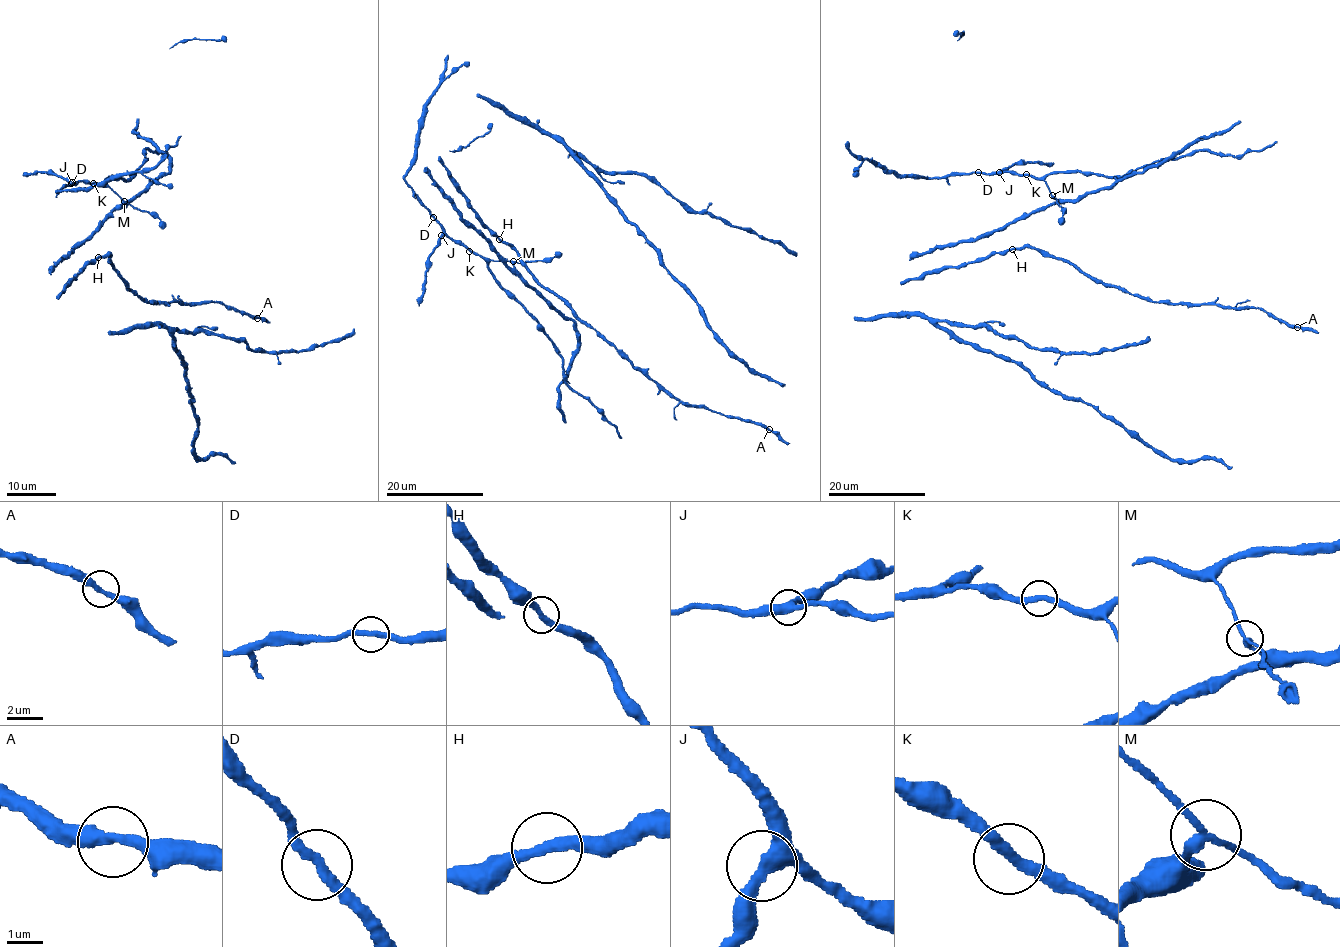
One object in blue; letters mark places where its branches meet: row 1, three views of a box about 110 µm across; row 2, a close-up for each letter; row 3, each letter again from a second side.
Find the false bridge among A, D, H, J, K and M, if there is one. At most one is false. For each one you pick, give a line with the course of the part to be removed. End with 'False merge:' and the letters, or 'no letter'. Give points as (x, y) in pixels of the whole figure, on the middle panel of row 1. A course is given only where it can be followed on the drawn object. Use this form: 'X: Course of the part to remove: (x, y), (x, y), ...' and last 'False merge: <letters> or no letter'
False merge: no letter

